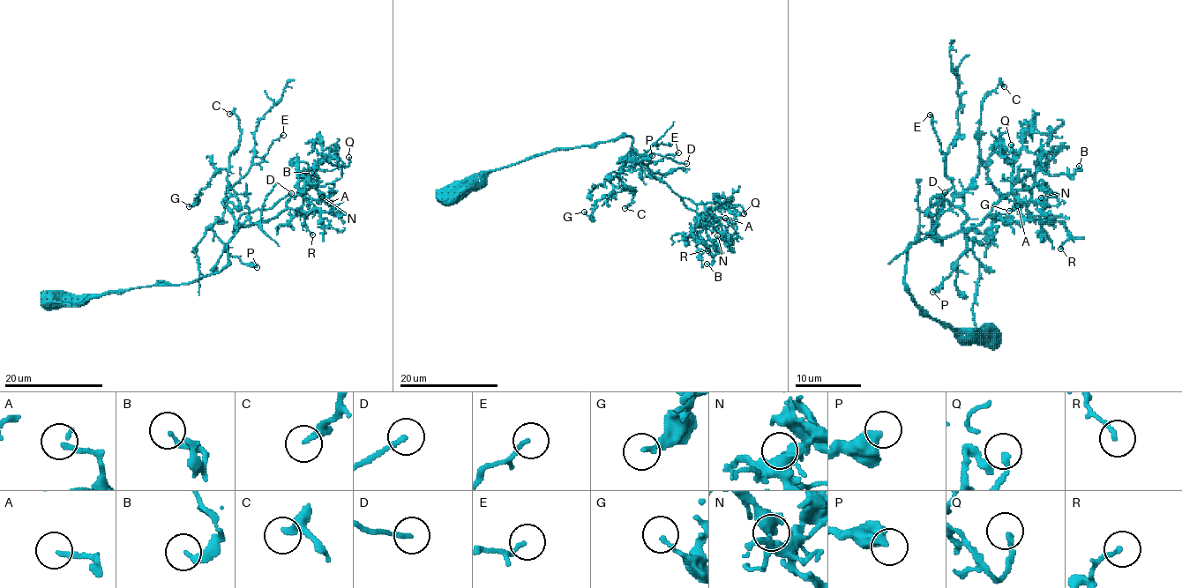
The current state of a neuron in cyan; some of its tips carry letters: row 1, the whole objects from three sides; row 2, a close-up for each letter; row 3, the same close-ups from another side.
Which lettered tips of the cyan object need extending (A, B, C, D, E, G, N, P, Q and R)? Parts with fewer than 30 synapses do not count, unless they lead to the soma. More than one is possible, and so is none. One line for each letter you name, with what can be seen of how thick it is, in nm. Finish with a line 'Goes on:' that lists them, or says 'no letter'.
D: calibre 180 nm
Goes on: D

